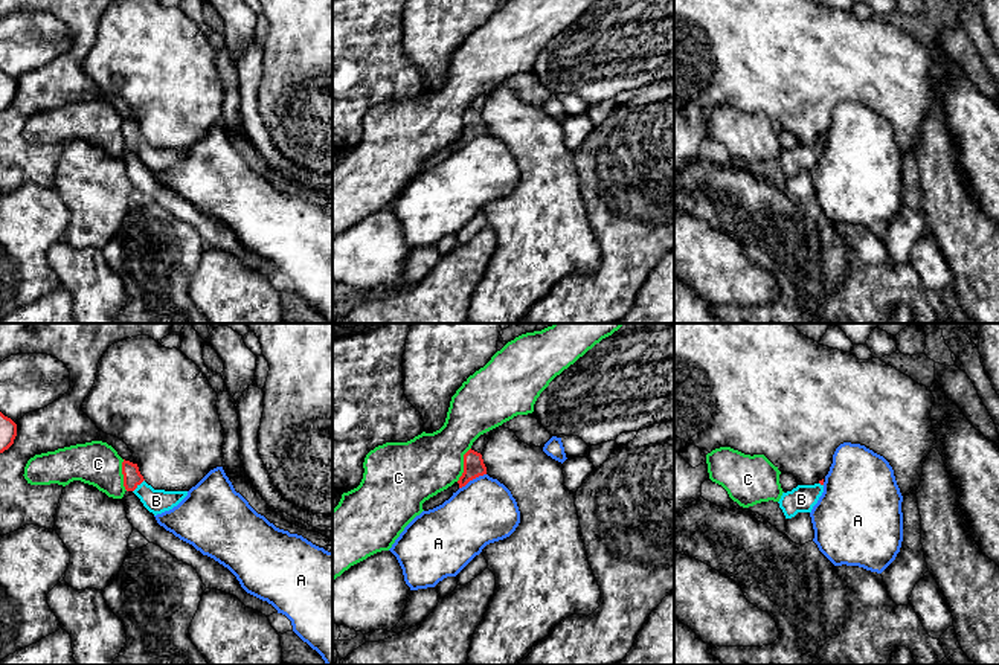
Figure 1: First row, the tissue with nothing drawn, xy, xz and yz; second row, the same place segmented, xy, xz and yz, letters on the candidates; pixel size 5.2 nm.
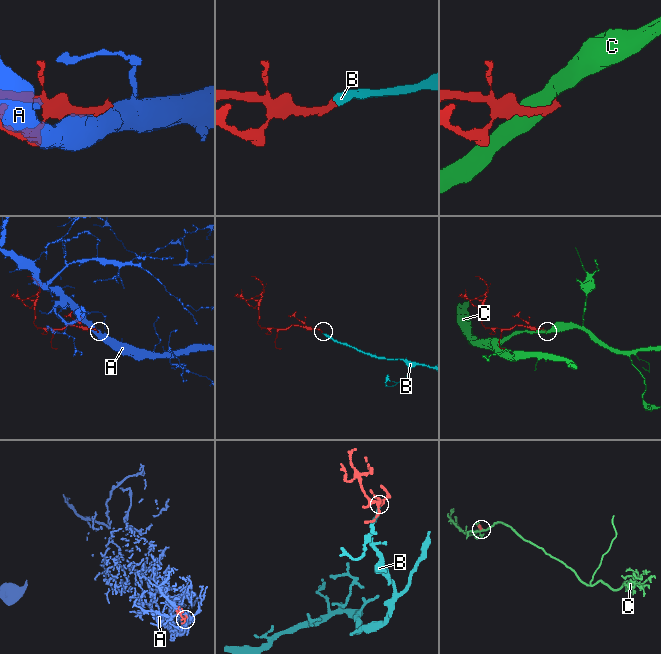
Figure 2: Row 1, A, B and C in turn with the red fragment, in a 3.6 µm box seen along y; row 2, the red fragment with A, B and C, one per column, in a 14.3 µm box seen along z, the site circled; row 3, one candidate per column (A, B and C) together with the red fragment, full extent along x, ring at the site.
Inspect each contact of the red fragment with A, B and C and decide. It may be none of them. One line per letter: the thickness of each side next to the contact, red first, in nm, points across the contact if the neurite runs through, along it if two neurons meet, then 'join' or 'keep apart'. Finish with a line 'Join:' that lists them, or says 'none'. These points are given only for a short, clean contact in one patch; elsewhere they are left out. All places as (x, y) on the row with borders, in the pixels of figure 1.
A: 110/340 nm | keep apart
B: 100/130 nm | across xy (131, 476), (139, 484), (156, 501) | join
C: 110/320 nm | keep apart
Join: B

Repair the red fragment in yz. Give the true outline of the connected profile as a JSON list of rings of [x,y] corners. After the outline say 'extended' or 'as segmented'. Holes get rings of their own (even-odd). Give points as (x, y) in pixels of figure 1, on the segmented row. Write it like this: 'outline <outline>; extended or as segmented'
outline [[[824,479],[814,485],[798,485],[792,491],[782,493],[778,503],[785,519],[792,519],[798,512],[811,512],[822,493]]]; extended

